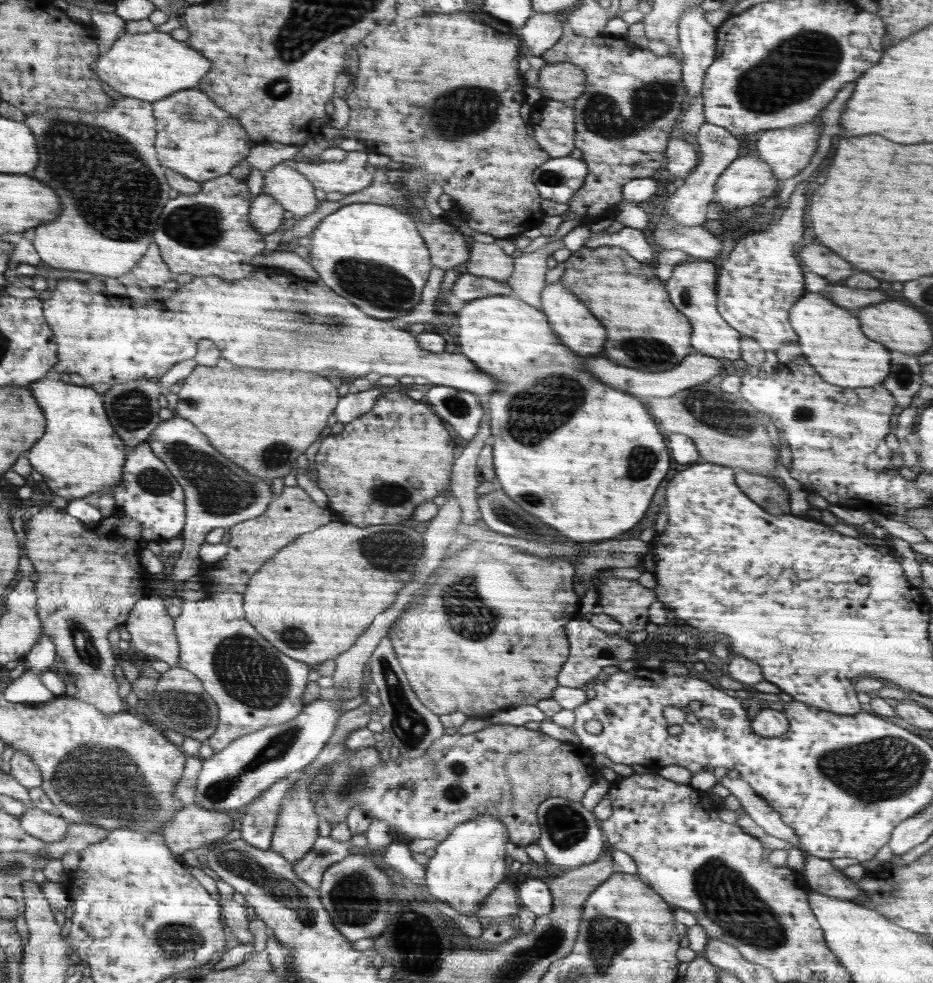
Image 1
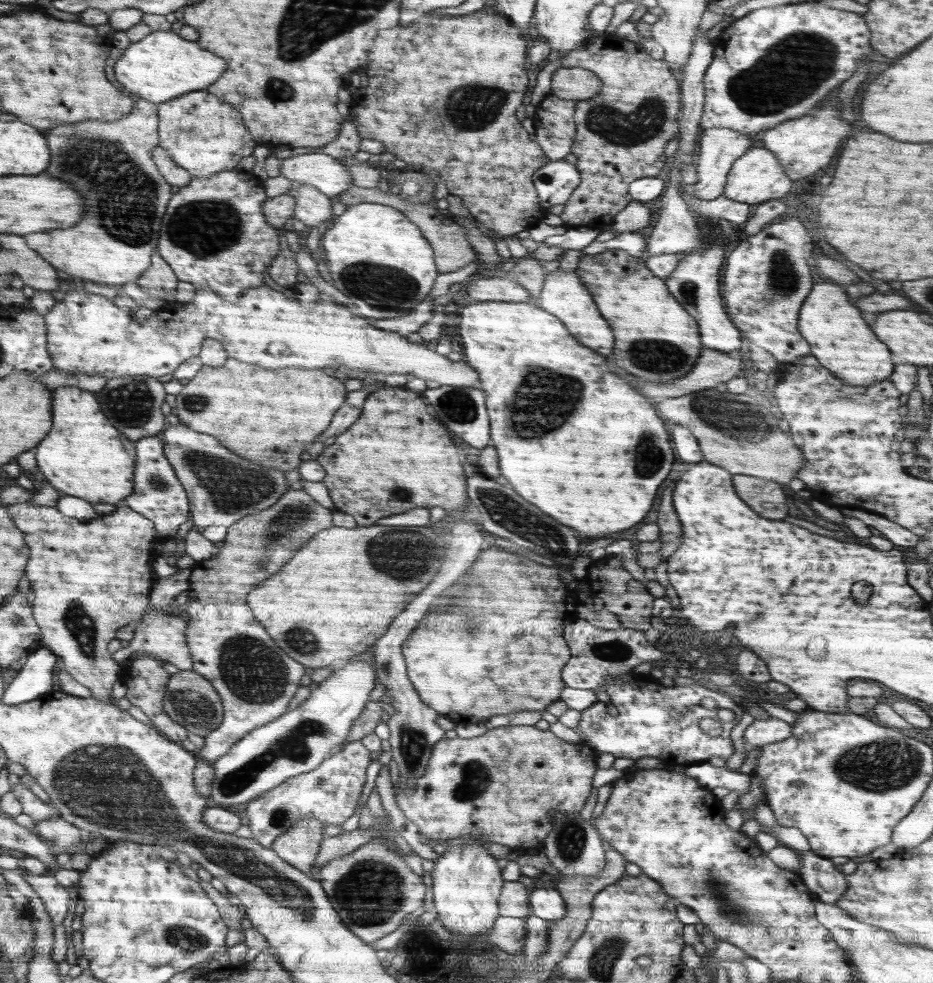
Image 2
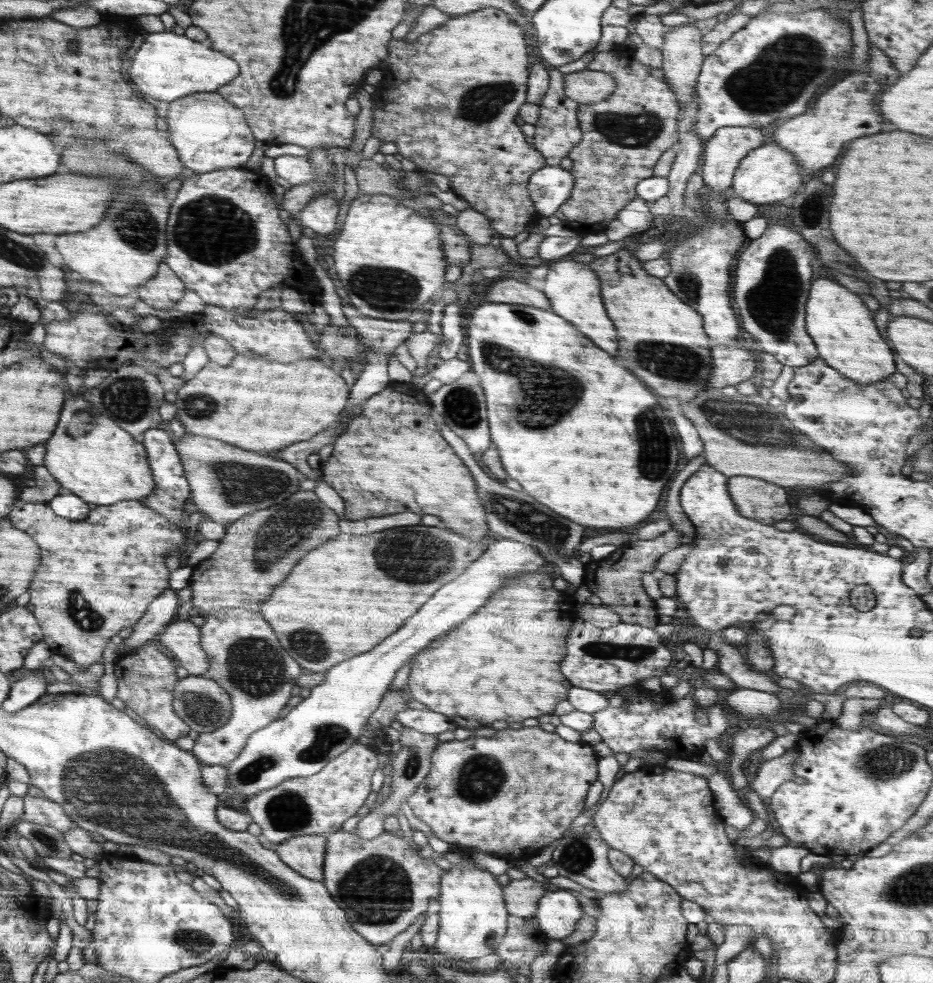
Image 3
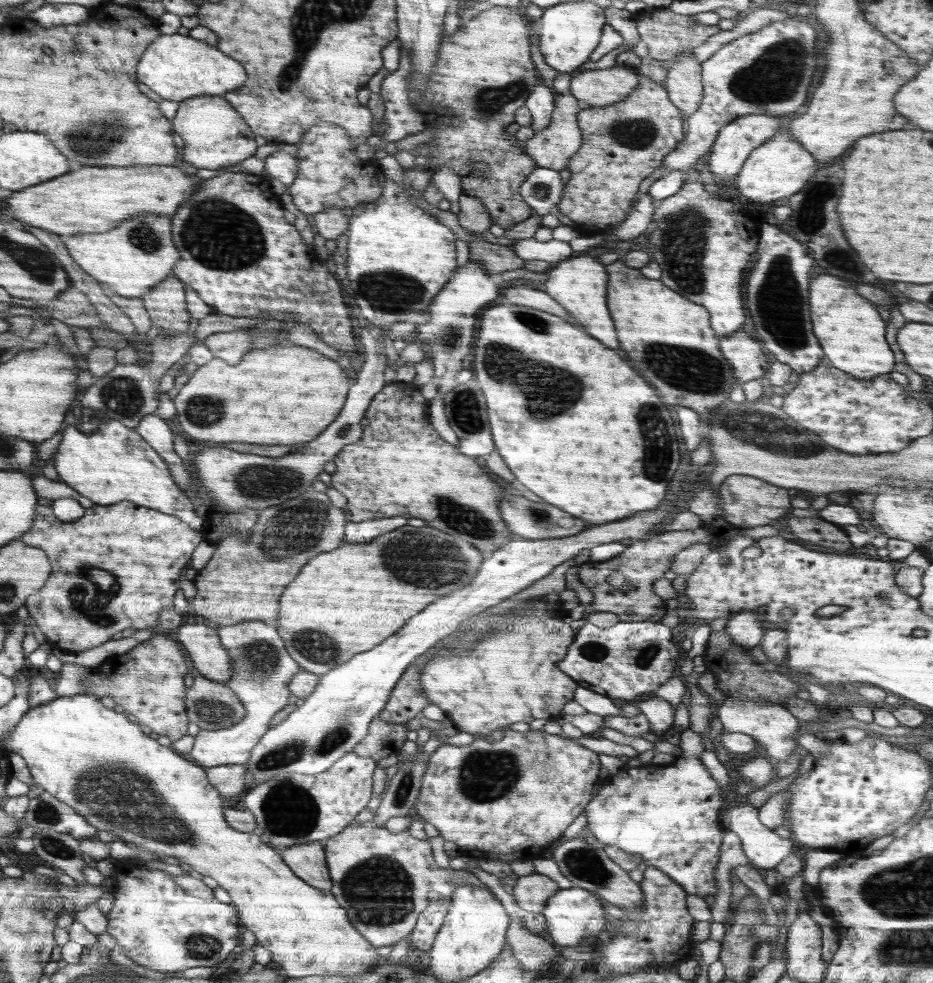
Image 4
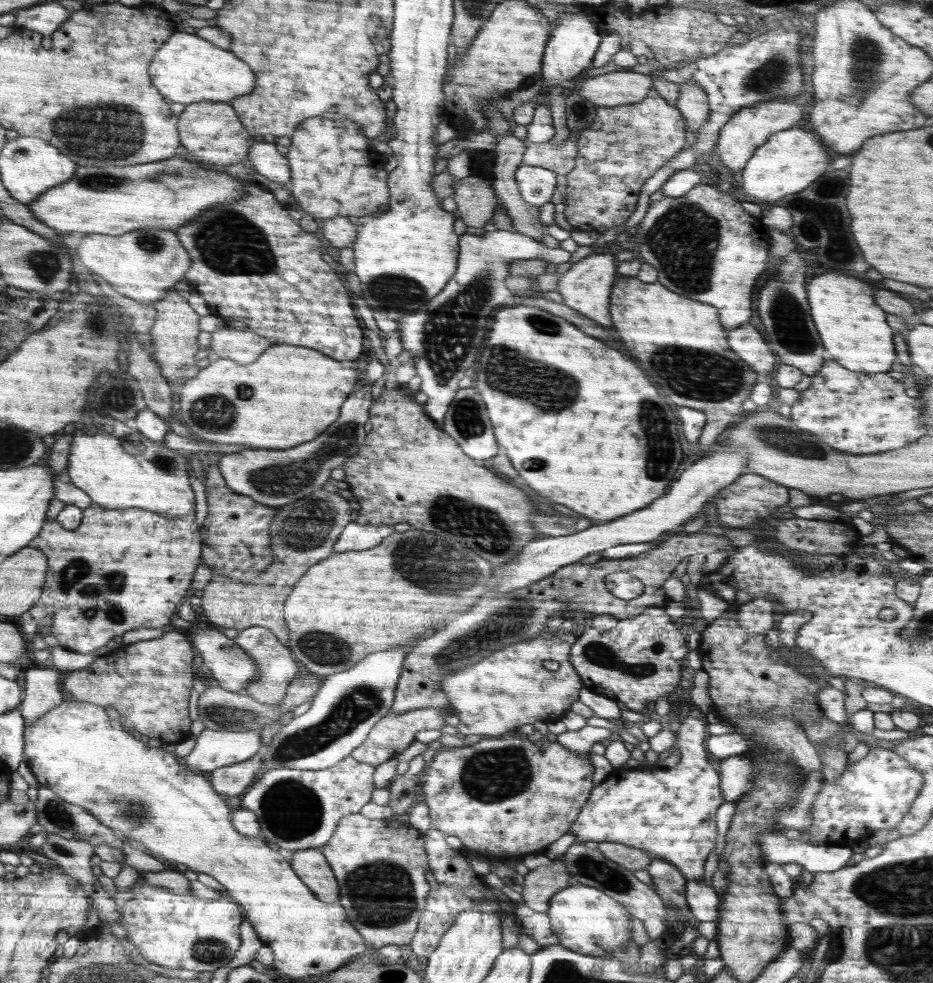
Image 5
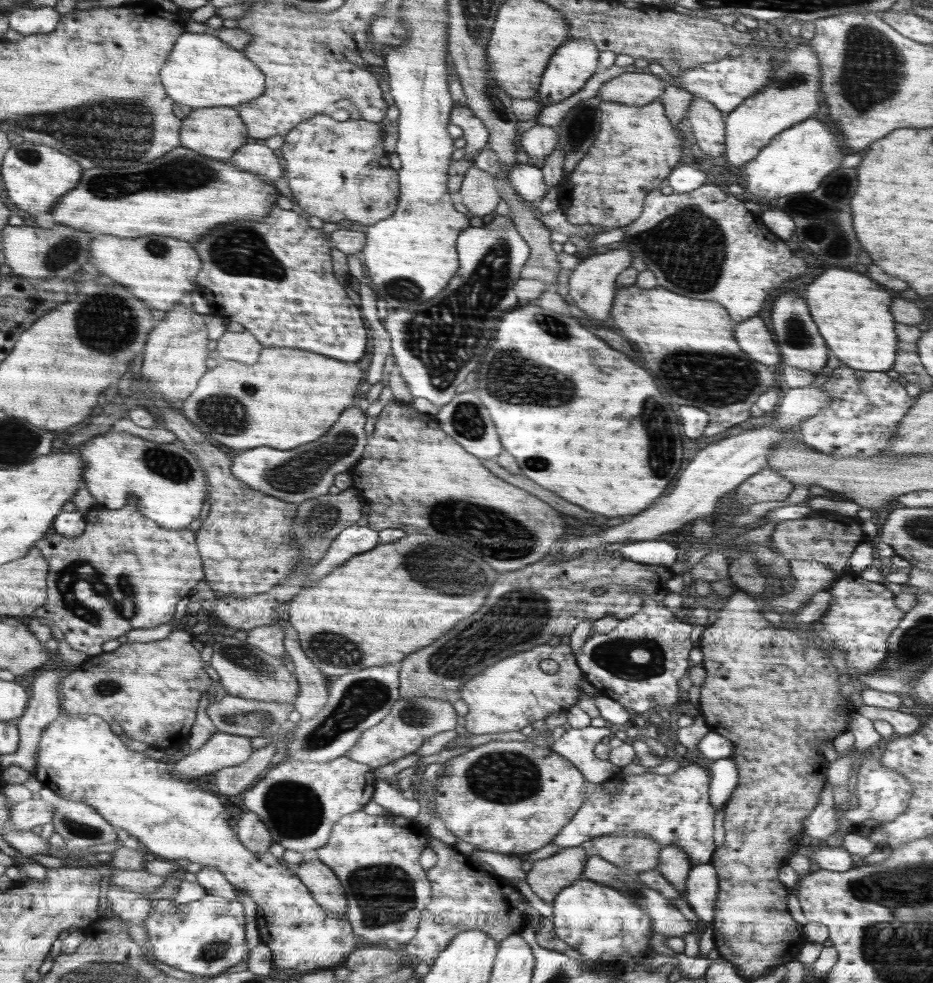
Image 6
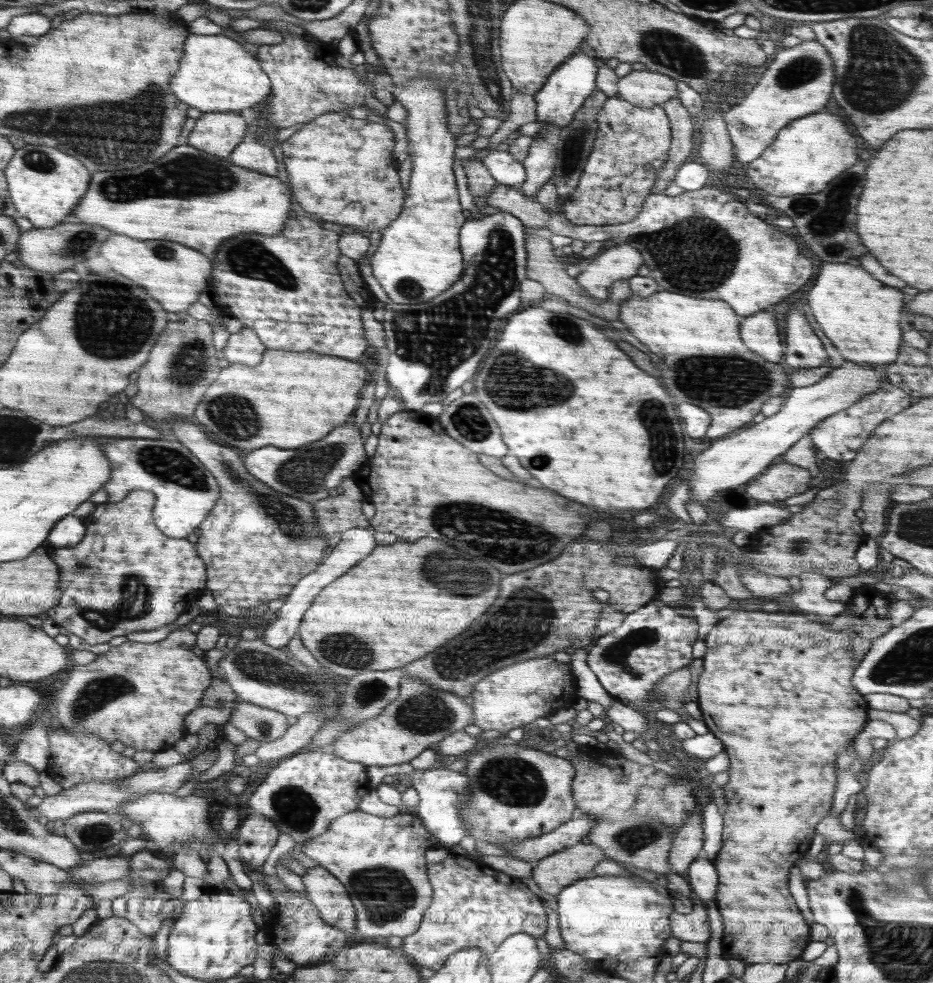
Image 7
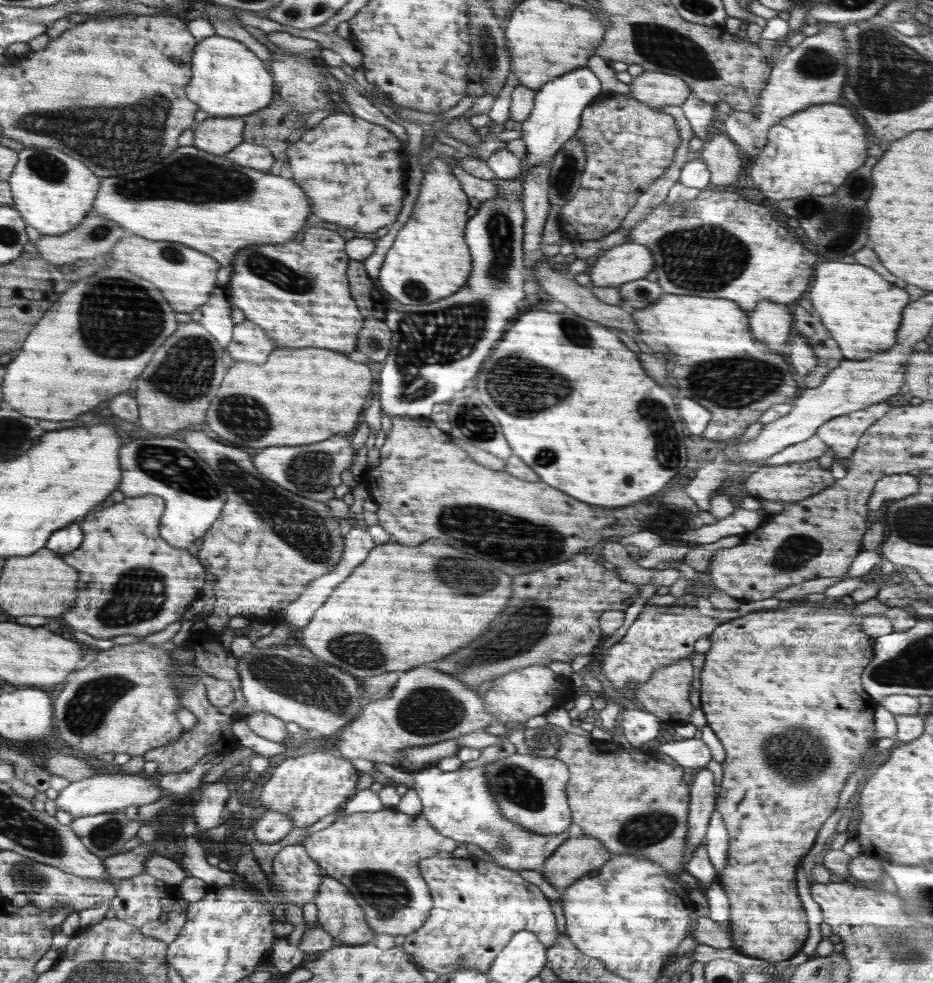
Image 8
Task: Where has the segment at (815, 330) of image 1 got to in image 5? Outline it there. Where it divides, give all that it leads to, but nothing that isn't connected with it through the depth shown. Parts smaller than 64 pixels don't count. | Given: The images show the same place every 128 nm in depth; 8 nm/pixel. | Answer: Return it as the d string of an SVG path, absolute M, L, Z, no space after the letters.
M822 274L810 280L808 288L808 302L812 308L812 318L818 328L822 346L832 354L832 361L855 373L876 374L889 372L896 360L896 350L892 342L892 328L886 324L886 314L876 306L874 292L862 280L844 274Z

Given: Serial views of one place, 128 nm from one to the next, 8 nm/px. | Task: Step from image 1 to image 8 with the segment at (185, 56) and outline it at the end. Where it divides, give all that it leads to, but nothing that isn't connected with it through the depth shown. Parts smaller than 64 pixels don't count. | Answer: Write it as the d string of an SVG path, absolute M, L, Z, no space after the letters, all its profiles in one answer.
M209 36L197 42L192 51L191 79L187 84L186 96L199 106L199 110L206 111L212 117L245 117L258 112L272 103L276 82L274 82L268 67L245 44L238 39L226 36Z

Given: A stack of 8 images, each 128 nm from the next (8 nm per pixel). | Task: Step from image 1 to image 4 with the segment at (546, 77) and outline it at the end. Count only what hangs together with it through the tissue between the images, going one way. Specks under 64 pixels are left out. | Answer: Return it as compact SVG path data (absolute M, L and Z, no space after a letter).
M614 66L606 69L588 70L572 74L570 90L572 96L579 101L584 101L590 107L602 107L630 96L634 92L635 86L638 86L638 75L630 68Z

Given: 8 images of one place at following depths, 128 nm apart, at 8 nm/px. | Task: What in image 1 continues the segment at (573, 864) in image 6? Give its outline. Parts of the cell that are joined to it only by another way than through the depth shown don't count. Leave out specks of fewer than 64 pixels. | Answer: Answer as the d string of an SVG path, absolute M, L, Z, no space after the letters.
M508 879L497 884L497 887L490 893L489 898L483 901L481 907L473 914L467 916L485 917L491 916L500 919L504 916L514 916L519 912L522 904L517 895L518 887Z

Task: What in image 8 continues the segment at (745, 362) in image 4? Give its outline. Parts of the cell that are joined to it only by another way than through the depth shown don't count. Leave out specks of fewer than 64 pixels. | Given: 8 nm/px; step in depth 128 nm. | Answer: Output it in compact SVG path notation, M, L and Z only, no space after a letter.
M772 301L759 302L758 306L748 312L750 328L756 340L764 342L768 349L783 352L790 343L792 316L782 306Z

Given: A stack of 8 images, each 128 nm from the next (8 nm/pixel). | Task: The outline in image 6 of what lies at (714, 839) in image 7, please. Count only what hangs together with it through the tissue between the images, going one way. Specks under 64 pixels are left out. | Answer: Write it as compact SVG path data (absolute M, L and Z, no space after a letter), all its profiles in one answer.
M731 757L705 762L710 773L709 801L714 809L721 809L738 782L738 769Z

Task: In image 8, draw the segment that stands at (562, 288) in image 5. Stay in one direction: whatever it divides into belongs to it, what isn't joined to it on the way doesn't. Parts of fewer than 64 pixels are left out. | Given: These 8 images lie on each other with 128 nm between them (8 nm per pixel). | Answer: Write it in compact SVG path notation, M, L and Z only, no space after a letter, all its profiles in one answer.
M629 240L607 250L587 271L591 276L590 287L619 287L626 282L645 278L653 268L650 249Z

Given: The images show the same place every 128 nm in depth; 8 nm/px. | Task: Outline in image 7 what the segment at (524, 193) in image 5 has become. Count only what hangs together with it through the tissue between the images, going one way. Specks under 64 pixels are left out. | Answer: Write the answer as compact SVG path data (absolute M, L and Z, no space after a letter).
M494 149L487 152L481 161L498 184L518 188L526 180L523 163L518 162L508 151Z

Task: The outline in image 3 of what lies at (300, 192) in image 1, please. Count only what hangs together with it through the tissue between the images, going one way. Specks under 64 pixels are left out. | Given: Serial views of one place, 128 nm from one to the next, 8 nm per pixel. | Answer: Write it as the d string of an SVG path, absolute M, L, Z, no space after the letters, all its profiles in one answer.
M317 194L304 210L296 215L302 222L302 227L312 229L320 235L330 234L336 229L336 218L339 213L339 202L333 195Z

